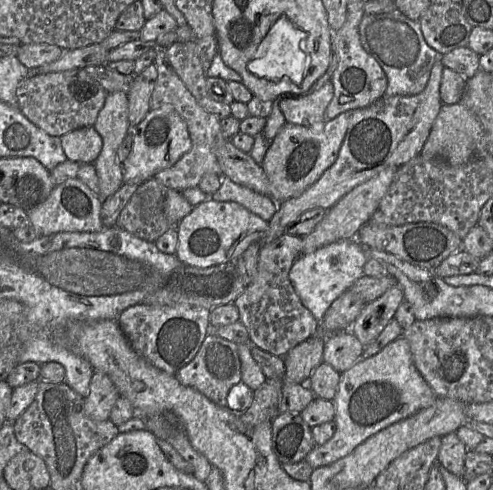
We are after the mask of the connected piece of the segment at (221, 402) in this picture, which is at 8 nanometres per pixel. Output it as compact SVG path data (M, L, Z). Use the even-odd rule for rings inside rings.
M209 332L195 357L178 369L175 377L182 385L196 389L216 405L227 407L229 390L241 381L238 345Z

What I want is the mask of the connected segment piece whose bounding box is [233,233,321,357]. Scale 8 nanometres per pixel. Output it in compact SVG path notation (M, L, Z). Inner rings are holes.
M287 233L271 242L264 243L258 254L255 279L233 302L239 311L239 321L244 324L249 332L249 342L276 356L284 357L293 347L321 331L320 323L303 305L289 279L289 271L300 256L301 247L302 237Z

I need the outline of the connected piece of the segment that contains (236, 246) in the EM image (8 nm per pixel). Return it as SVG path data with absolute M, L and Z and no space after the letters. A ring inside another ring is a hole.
M208 198L194 206L175 227L178 235L176 257L184 265L208 268L234 262L251 243L263 239L268 222L236 202Z

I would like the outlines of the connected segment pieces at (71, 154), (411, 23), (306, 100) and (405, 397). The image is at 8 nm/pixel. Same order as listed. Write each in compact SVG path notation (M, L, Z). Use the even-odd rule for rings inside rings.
M94 126L73 130L60 138L67 158L80 164L94 164L103 147L103 139Z
M397 9L388 13L364 14L359 25L359 36L365 51L379 63L387 76L385 97L421 93L435 61L442 56L425 41L420 22L407 18Z
M329 81L304 97L283 97L280 108L287 123L319 128L327 120L325 111L333 96L334 87Z
M400 336L387 344L381 351L368 358L361 358L352 367L341 373L338 391L333 398L335 407L336 431L323 445L316 445L305 457L313 468L327 466L350 454L359 444L370 436L416 412L433 405L439 397L433 392L416 369L408 341Z

